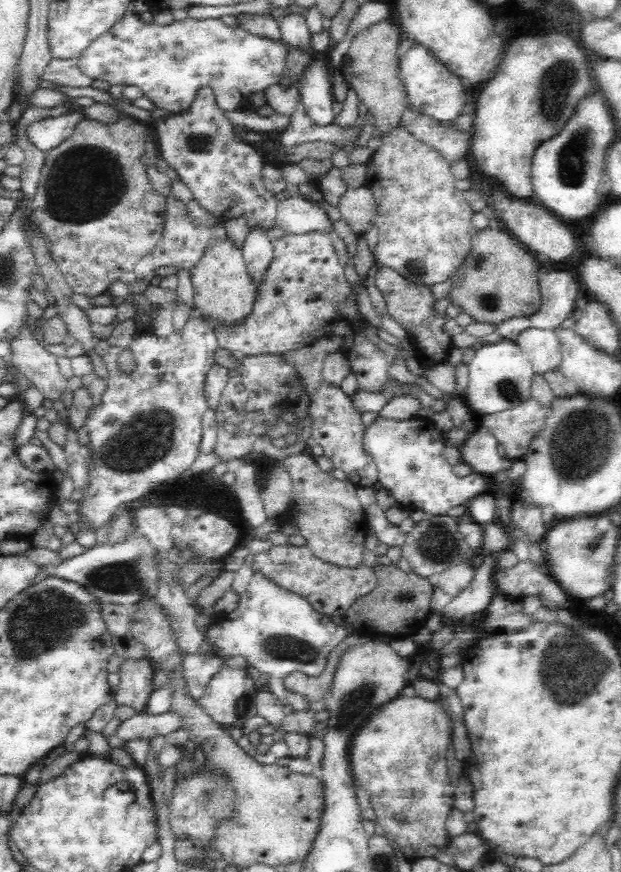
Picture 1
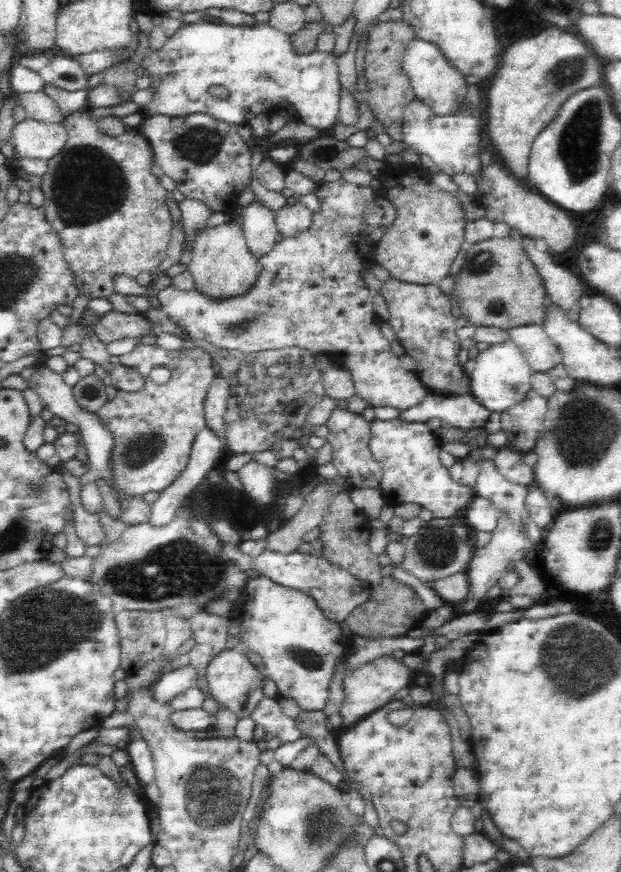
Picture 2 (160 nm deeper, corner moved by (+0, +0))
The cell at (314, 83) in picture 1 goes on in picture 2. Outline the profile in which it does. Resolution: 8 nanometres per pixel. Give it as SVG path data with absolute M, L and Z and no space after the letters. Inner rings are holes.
M209 19L191 23L182 22L174 34L166 36L166 42L160 48L148 48L142 60L135 63L132 62L134 56L136 54L132 50L126 50L125 46L114 46L78 55L77 59L88 76L94 76L100 72L104 74L110 68L126 66L128 62L133 64L131 70L136 78L147 76L150 79L152 100L143 106L144 112L147 112L148 115L165 115L171 119L202 111L227 123L242 125L247 124L258 114L274 113L280 102L287 102L293 106L297 120L301 120L312 128L322 130L339 122L341 84L336 56L333 53L320 53L319 51L308 55L296 55L292 49L290 37L276 30L268 23L268 20L260 26L246 27L213 22ZM214 84L224 86L228 90L228 96L226 98L211 96L208 88Z

